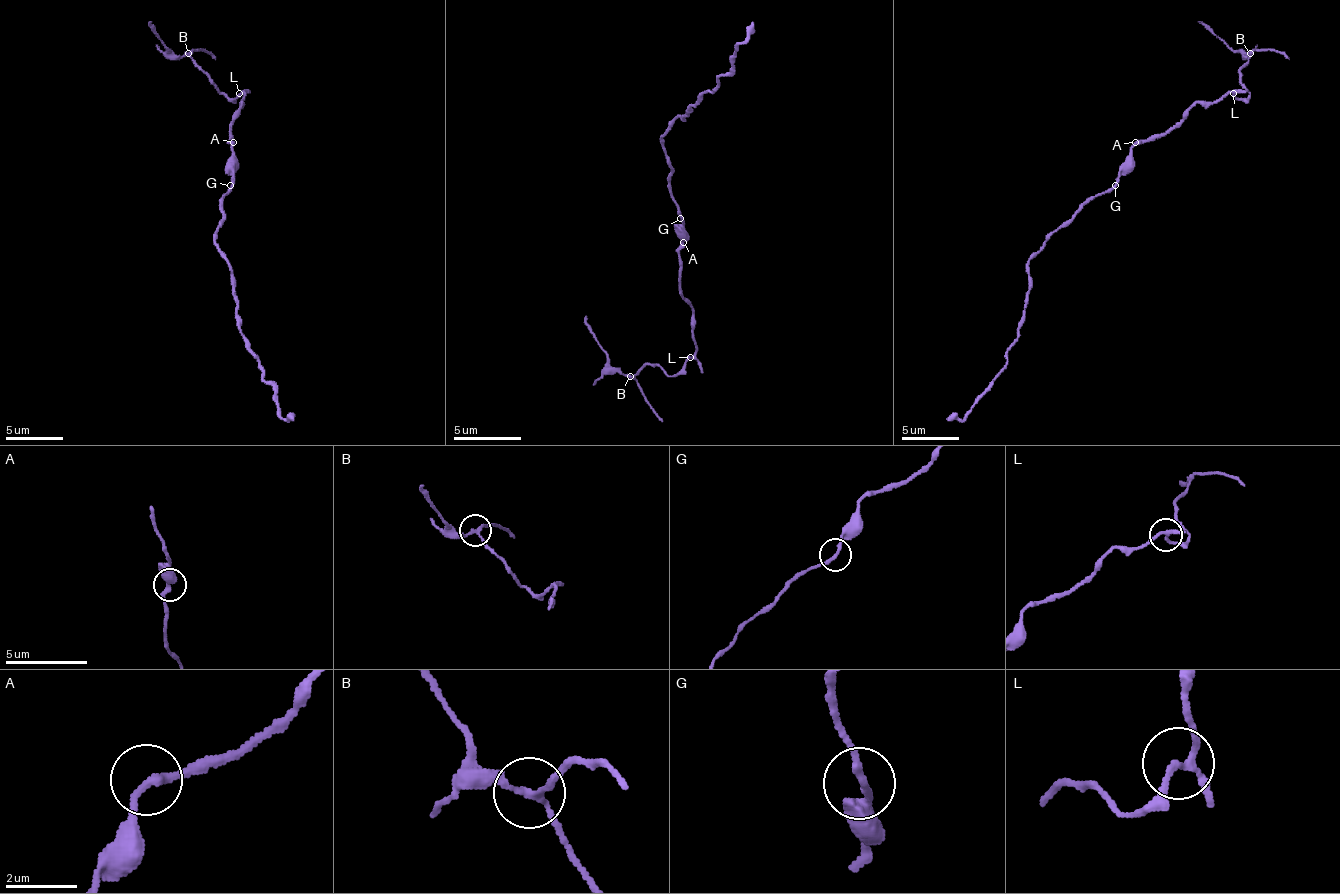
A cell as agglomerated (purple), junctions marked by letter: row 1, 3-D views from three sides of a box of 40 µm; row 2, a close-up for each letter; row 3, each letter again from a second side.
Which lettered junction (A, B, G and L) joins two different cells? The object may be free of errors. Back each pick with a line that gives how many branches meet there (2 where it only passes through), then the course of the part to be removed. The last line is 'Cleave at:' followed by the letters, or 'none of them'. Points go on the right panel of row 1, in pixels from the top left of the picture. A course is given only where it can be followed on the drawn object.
B: branches 3; course (1250, 53), (1245, 55), (1198, 21)
Cleave at: B

